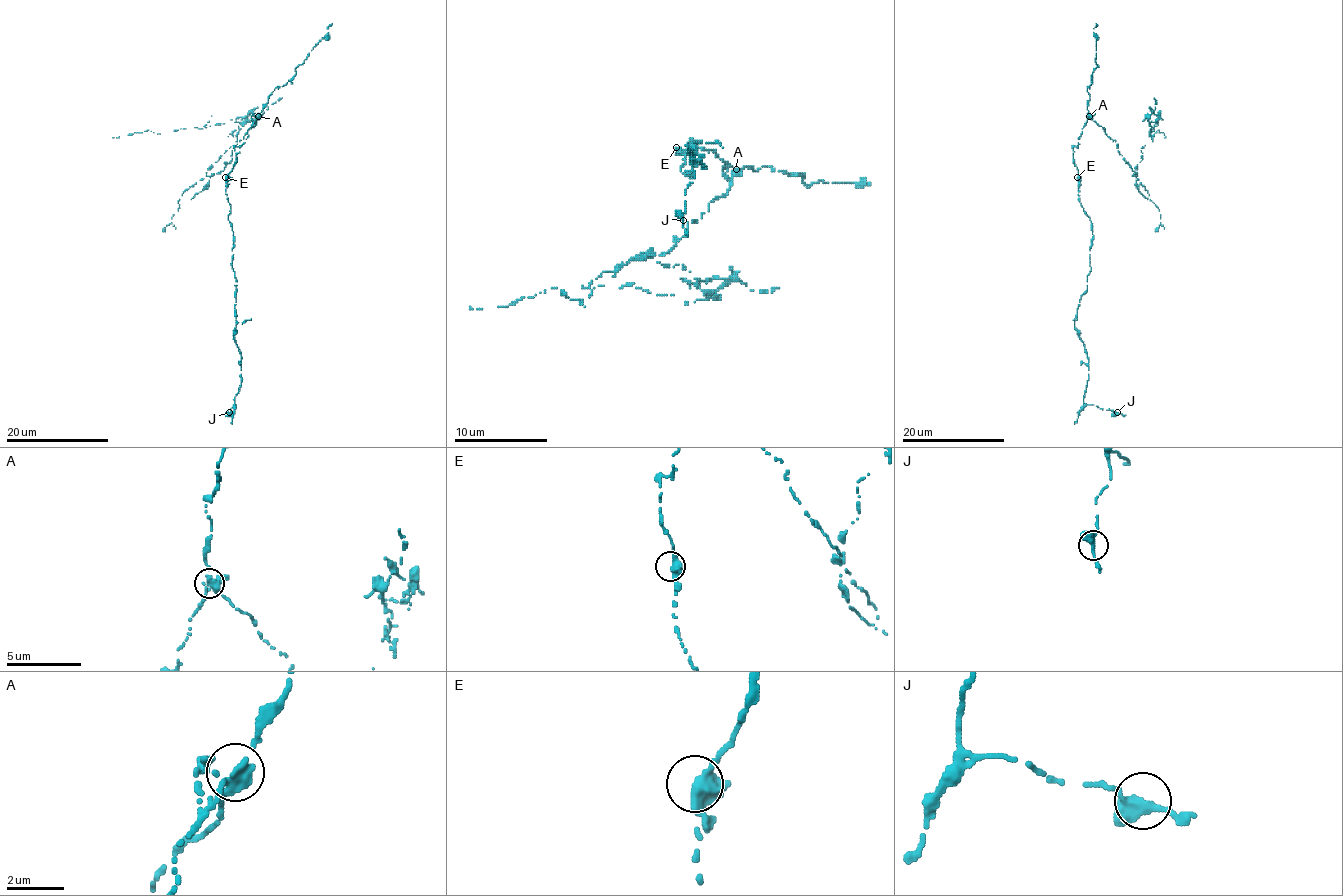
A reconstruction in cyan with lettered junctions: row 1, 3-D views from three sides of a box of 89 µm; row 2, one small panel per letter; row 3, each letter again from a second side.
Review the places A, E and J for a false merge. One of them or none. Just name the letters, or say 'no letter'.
A

